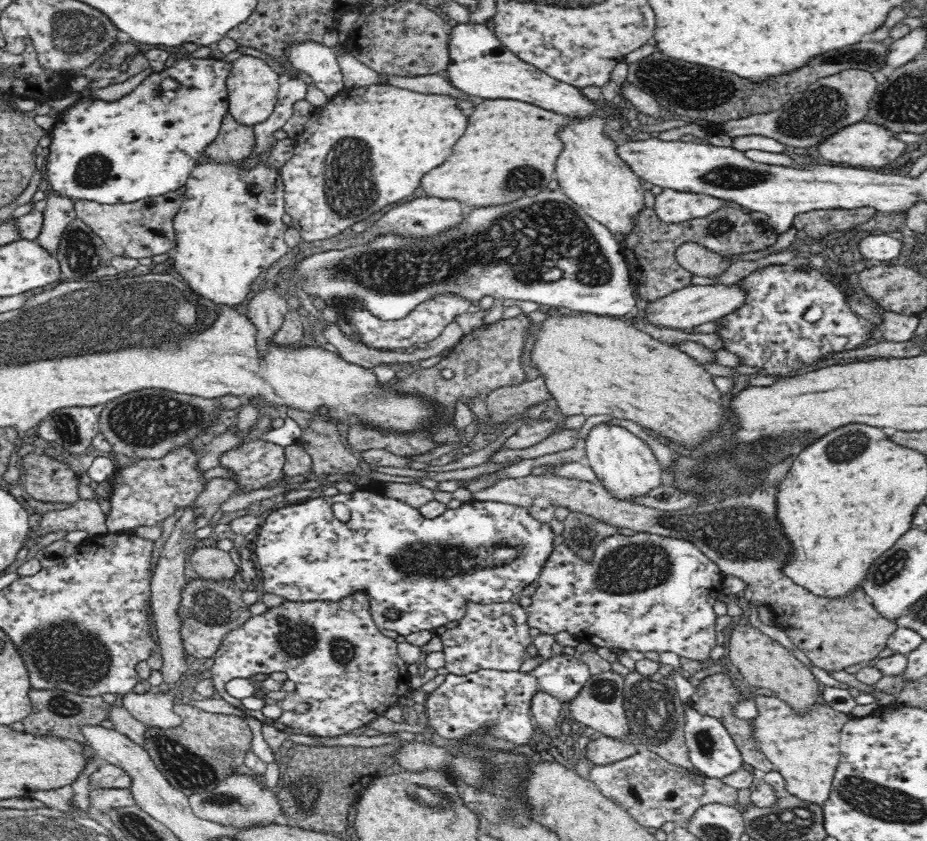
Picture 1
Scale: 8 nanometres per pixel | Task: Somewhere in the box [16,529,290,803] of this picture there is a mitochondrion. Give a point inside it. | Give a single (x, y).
(71, 655)

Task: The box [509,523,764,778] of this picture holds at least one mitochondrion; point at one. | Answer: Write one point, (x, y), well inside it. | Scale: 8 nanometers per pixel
(636, 567)

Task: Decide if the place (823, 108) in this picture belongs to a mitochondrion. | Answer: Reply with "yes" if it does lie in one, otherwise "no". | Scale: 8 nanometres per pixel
yes

